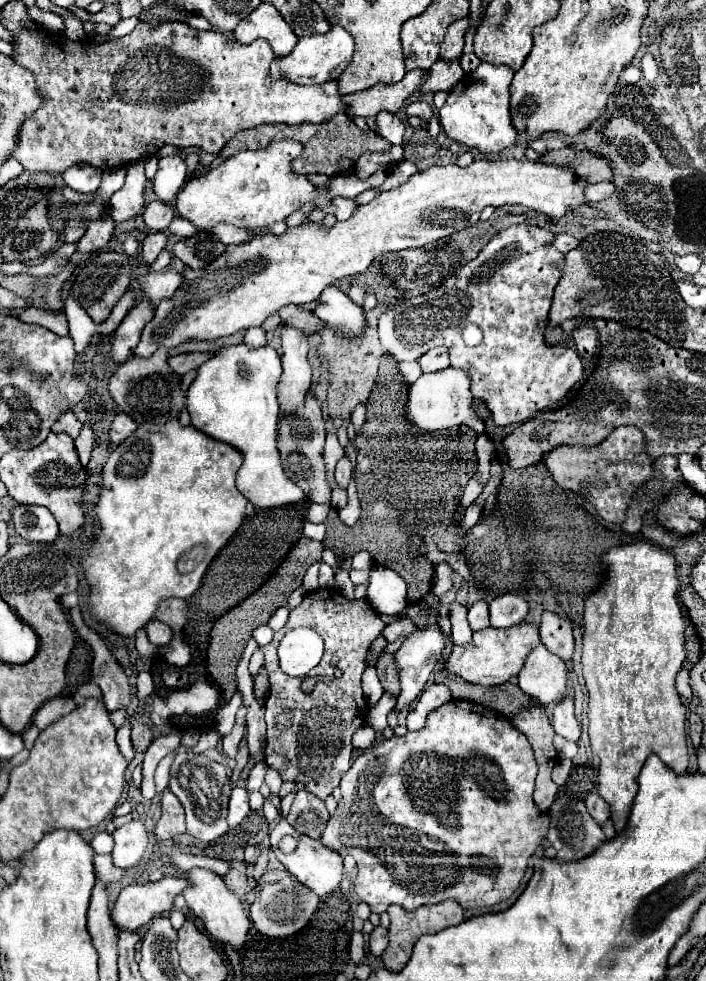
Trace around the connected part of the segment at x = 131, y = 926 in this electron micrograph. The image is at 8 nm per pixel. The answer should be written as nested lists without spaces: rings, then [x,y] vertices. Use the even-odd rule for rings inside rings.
[[[161,878],[159,882],[125,886],[111,908],[111,920],[119,930],[137,932],[149,924],[153,914],[173,908],[173,898],[187,886],[185,878]]]

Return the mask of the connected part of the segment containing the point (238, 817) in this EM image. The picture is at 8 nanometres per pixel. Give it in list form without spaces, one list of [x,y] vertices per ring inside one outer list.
[[[233,788],[231,800],[229,800],[229,812],[227,812],[227,824],[229,824],[229,828],[237,828],[247,814],[249,814],[247,790],[245,788]]]

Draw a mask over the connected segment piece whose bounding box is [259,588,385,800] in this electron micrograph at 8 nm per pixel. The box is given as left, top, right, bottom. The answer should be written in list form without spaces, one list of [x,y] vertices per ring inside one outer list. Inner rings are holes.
[[[321,588],[321,590],[307,592],[303,602],[295,610],[289,612],[287,624],[279,632],[275,632],[273,642],[259,648],[265,656],[263,668],[267,670],[267,678],[269,678],[269,696],[265,700],[265,722],[267,722],[265,762],[279,772],[281,780],[301,782],[307,786],[309,792],[313,792],[321,800],[325,800],[333,792],[333,788],[339,786],[343,774],[353,764],[351,736],[355,734],[357,728],[361,728],[365,724],[365,716],[367,716],[367,708],[369,708],[363,698],[363,692],[361,692],[361,674],[365,670],[367,648],[383,632],[383,628],[385,628],[385,622],[365,600],[349,600],[347,596],[337,592],[335,588]],[[299,626],[307,626],[311,630],[317,630],[317,634],[325,640],[325,654],[323,654],[323,660],[319,662],[319,666],[313,668],[313,672],[309,672],[303,678],[293,678],[293,676],[283,674],[279,668],[277,644],[285,632],[289,632],[291,628],[299,628]],[[283,708],[293,710],[293,726],[287,732],[279,732],[275,728],[275,720],[273,720]],[[285,756],[289,756],[289,760],[291,760],[289,766],[283,764]]]

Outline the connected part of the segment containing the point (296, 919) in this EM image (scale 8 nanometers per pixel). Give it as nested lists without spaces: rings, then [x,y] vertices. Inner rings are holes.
[[[267,870],[257,880],[255,902],[251,904],[249,912],[251,912],[253,926],[261,934],[265,934],[269,938],[285,938],[285,936],[299,932],[301,928],[305,928],[305,924],[311,920],[317,904],[319,904],[319,896],[315,892],[311,892],[307,886],[299,884],[299,880],[295,880],[295,876],[291,872]]]

